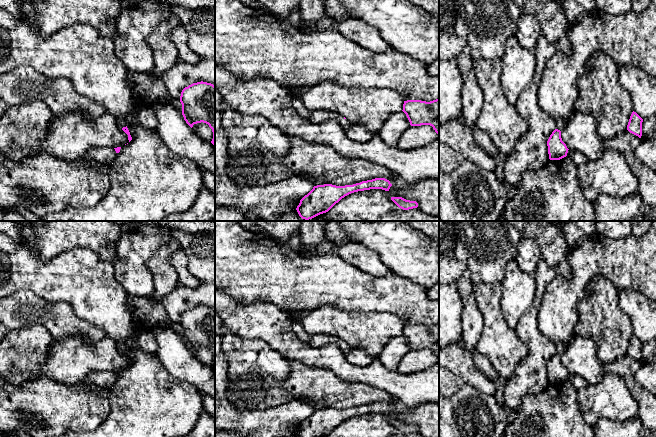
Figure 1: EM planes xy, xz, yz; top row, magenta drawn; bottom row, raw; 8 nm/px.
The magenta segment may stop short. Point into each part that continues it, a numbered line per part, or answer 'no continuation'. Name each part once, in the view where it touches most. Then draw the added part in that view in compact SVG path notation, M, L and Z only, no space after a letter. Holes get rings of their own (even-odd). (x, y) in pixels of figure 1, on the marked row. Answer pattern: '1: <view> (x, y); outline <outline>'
1: yz (560, 122); outline M567 118L556 119L556 129L561 131L566 124L567 124Z

